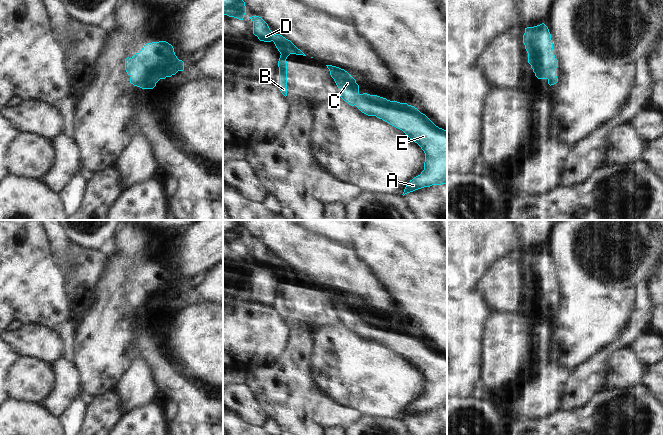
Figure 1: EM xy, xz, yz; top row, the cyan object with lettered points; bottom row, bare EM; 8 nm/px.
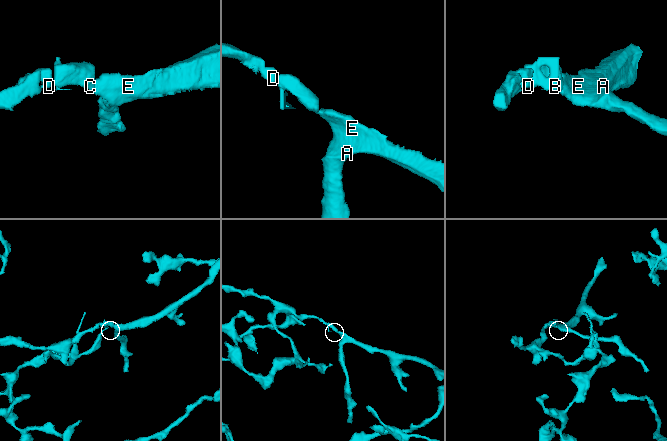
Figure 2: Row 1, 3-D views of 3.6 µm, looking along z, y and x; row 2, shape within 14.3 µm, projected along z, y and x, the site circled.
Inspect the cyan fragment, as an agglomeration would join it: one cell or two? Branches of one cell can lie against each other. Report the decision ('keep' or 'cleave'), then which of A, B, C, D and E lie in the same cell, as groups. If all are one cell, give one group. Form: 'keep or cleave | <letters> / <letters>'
keep | A B C D E

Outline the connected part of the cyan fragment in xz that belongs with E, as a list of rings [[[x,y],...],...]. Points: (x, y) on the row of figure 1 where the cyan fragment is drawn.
[[[326,65],[339,88],[341,98],[368,116],[376,116],[402,130],[425,153],[424,170],[406,185],[403,196],[432,185],[447,184],[447,131],[407,103],[359,93],[356,80],[344,69]]]

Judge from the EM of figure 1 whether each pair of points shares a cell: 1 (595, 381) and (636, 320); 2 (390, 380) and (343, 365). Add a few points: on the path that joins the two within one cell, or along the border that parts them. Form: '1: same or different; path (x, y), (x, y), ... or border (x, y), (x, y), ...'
1: same; path (597, 365), (611, 348), (619, 345), (628, 336)
2: same; path (378, 380), (355, 372)

